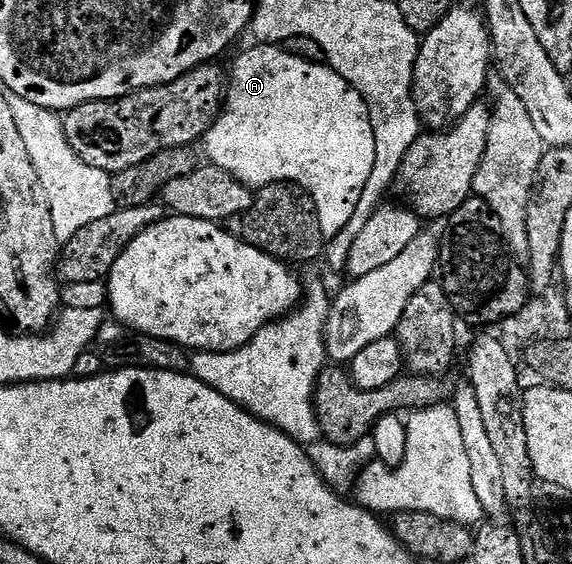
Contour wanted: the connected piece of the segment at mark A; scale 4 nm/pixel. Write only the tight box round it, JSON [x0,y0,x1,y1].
[204,43,376,239]

